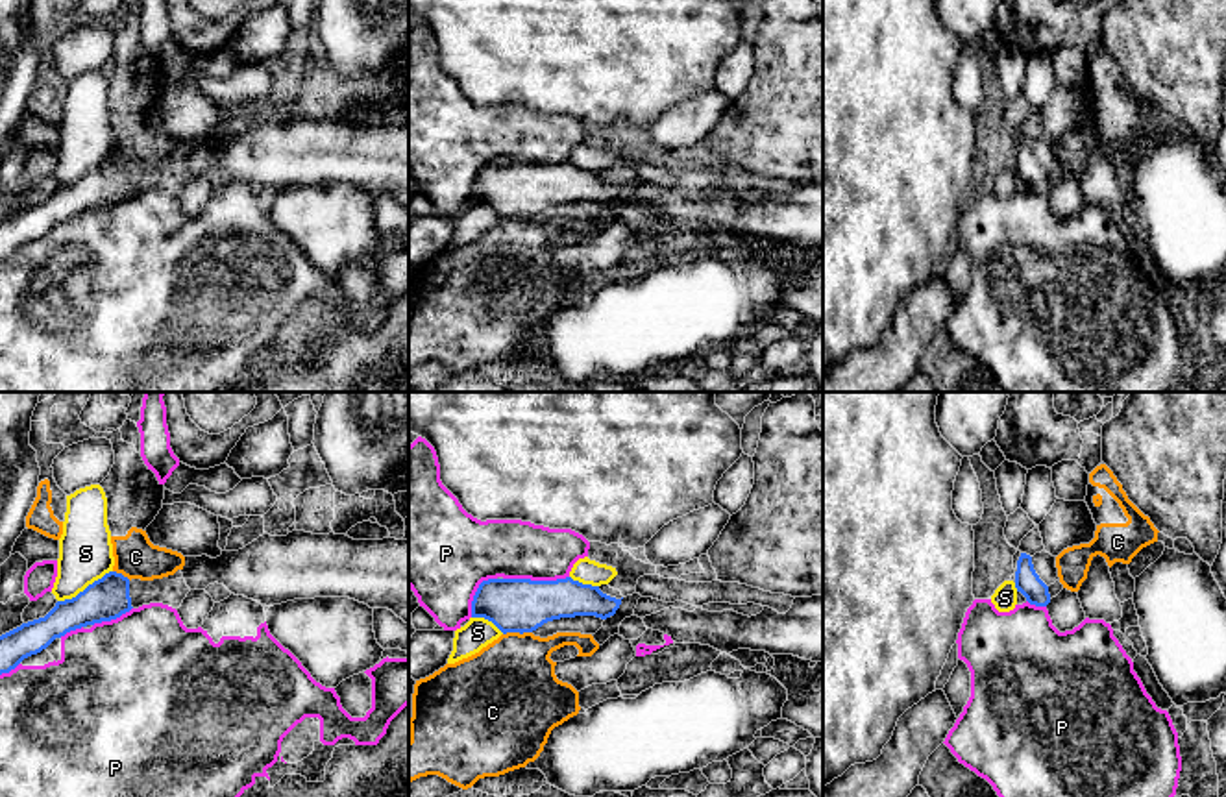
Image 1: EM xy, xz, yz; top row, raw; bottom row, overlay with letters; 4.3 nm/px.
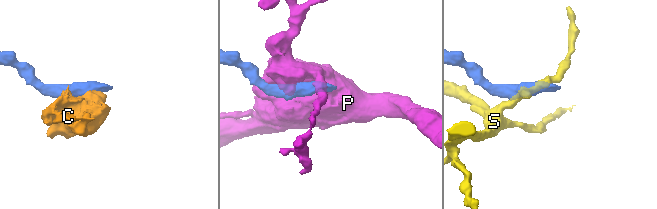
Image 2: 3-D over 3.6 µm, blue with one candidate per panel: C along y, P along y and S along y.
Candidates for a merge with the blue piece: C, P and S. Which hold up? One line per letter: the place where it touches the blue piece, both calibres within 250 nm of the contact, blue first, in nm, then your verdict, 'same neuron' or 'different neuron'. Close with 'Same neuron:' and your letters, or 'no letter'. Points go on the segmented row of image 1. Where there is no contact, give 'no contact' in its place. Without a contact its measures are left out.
C: xz (516, 631) | 240/400 nm | different neuron
P: xz (535, 581) | 240/260 nm | different neuron
S: xy (85, 588) | 190/240 nm | different neuron
Same neuron: no letter

